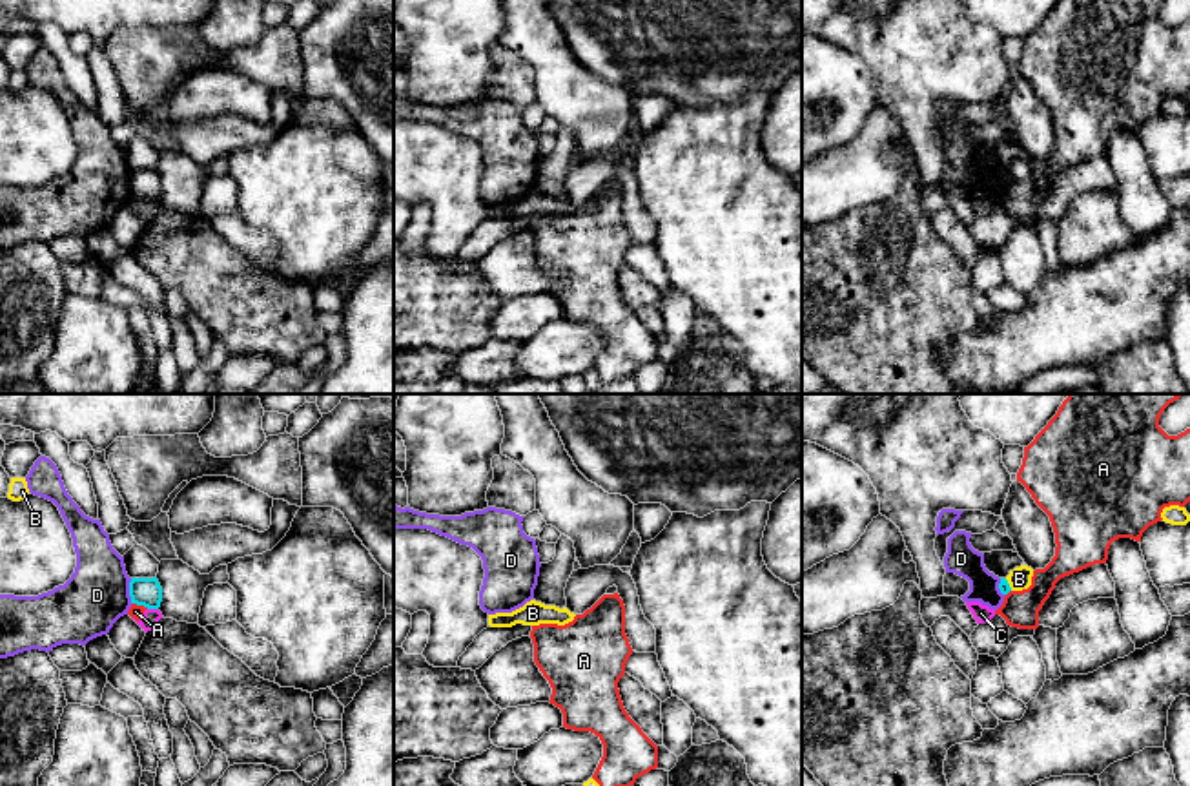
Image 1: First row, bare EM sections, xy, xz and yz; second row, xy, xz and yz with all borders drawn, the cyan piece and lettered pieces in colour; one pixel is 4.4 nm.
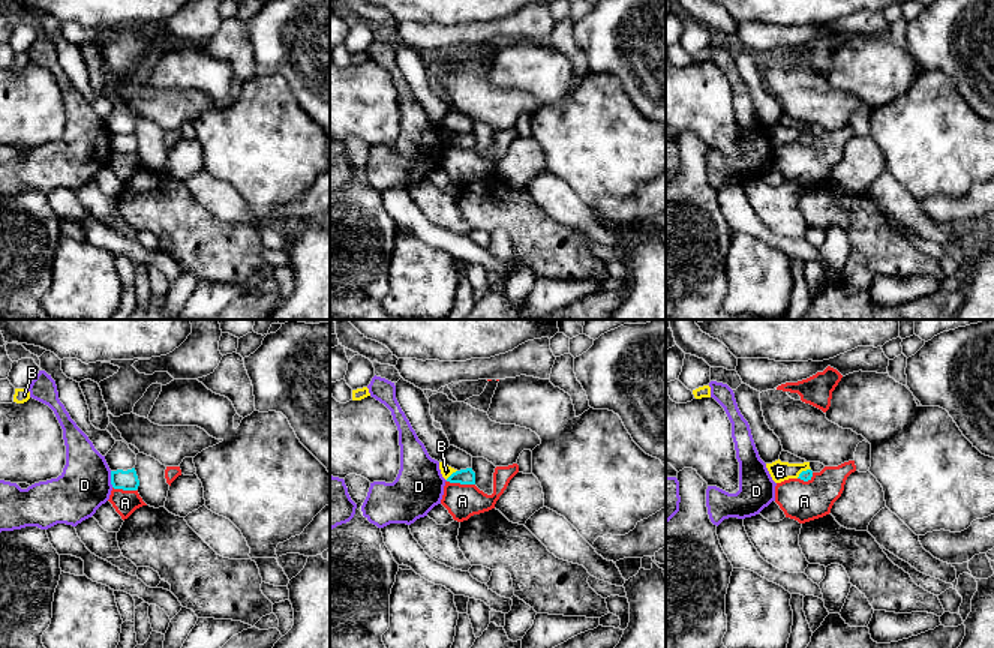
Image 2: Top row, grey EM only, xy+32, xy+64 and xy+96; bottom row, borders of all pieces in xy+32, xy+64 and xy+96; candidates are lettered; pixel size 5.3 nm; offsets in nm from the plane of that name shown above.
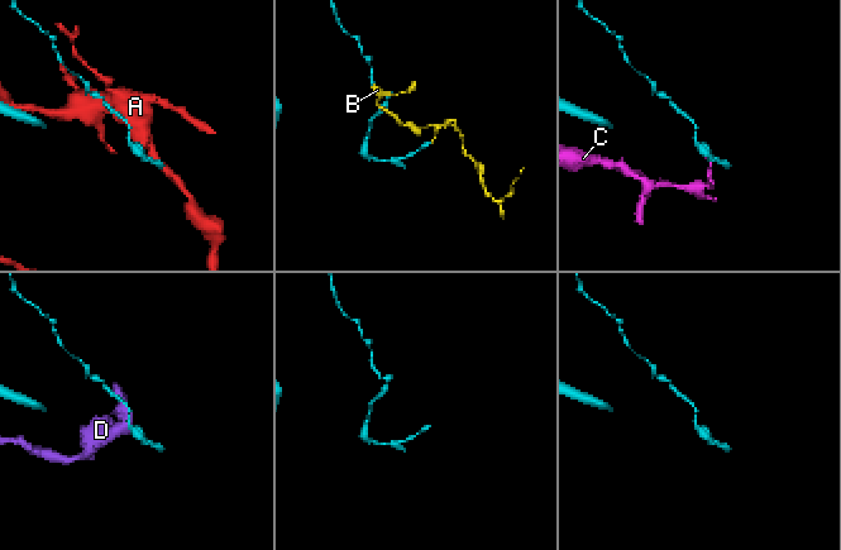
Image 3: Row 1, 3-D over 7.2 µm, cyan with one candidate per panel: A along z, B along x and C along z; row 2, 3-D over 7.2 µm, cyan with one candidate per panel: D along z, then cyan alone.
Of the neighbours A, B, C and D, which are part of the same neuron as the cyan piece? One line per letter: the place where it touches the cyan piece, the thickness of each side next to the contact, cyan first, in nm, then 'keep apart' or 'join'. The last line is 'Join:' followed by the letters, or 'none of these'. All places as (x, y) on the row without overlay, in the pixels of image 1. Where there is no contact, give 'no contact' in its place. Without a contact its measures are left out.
A: xy (141, 196) | 130/70 nm | keep apart
B: yz (1008, 175) | 50/100 nm | keep apart
C: xy (153, 199) | 130/70 nm | keep apart
D: xy (130, 183) | 130/280 nm | keep apart
Join: none of these

